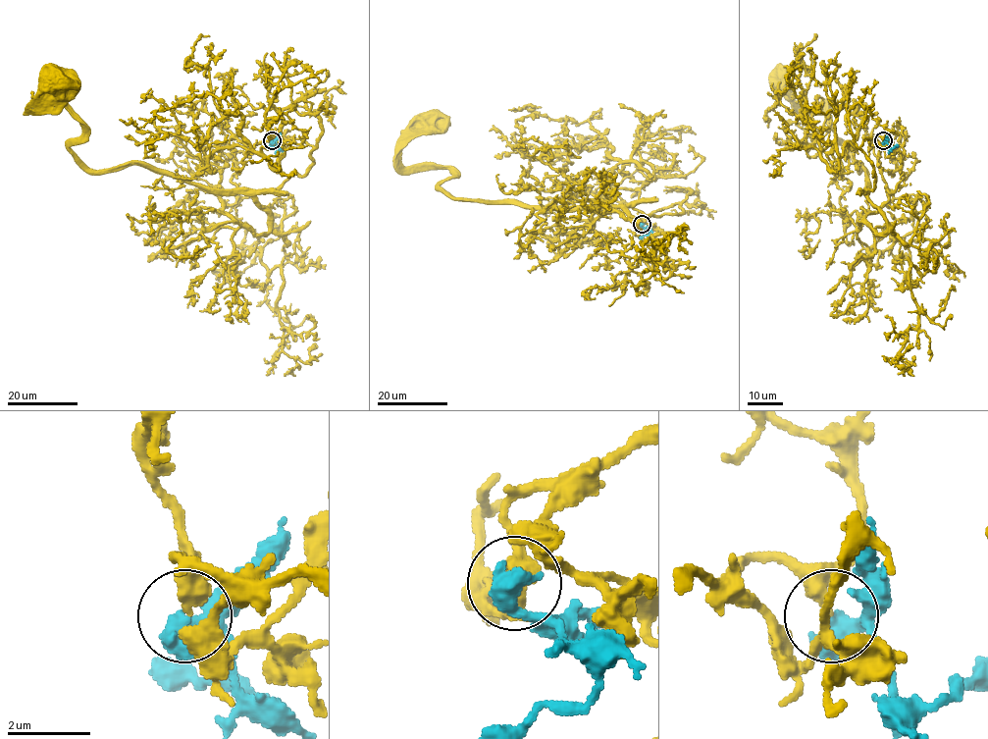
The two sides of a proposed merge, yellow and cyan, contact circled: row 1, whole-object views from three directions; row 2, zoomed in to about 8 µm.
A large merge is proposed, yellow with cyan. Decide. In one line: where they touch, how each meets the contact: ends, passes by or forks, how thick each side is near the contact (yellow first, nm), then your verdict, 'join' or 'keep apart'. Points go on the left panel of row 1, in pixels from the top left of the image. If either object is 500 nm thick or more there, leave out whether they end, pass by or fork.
place (272, 140); calibres 400 and 600 nm; keep apart

